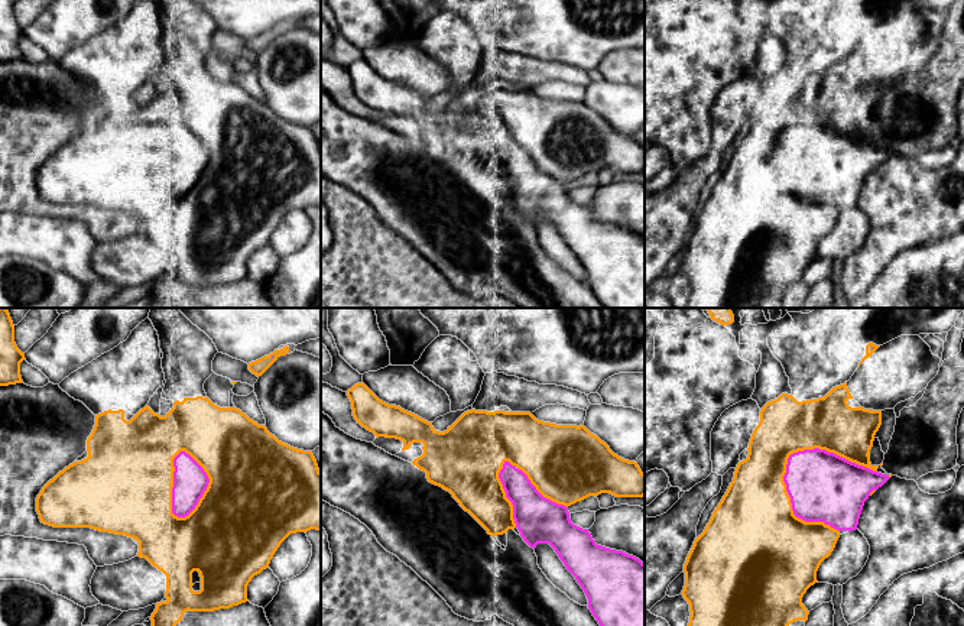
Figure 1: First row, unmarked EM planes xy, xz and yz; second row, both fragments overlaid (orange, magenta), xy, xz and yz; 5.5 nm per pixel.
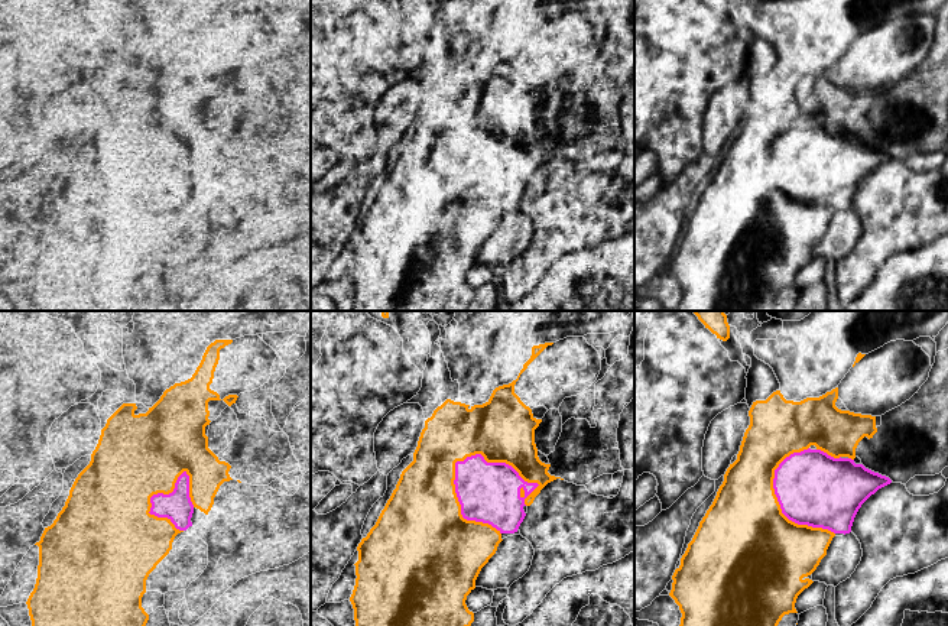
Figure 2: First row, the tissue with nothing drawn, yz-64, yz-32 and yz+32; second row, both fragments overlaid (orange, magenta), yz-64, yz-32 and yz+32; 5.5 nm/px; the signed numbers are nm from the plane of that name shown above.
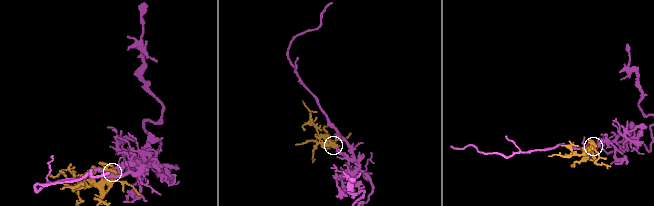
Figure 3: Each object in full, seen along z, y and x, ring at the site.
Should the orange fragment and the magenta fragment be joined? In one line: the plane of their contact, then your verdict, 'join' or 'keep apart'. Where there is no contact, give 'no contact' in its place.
contact in yz; join

